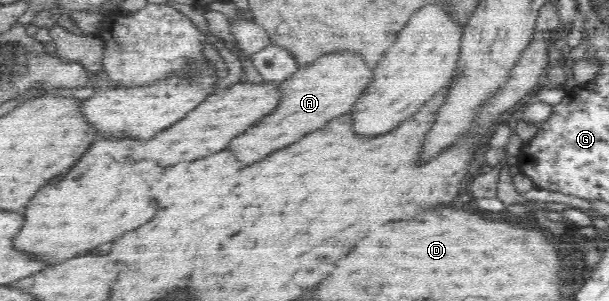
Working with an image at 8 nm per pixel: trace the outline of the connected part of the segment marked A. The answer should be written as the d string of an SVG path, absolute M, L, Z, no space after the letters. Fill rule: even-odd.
M334 52L318 58L314 64L300 66L284 82L279 83L282 98L278 101L278 108L260 120L244 134L236 136L234 142L228 144L228 150L236 154L240 164L254 164L278 148L290 146L298 142L304 134L322 128L332 118L350 112L362 90L370 84L372 70L364 64L358 54L352 52Z

